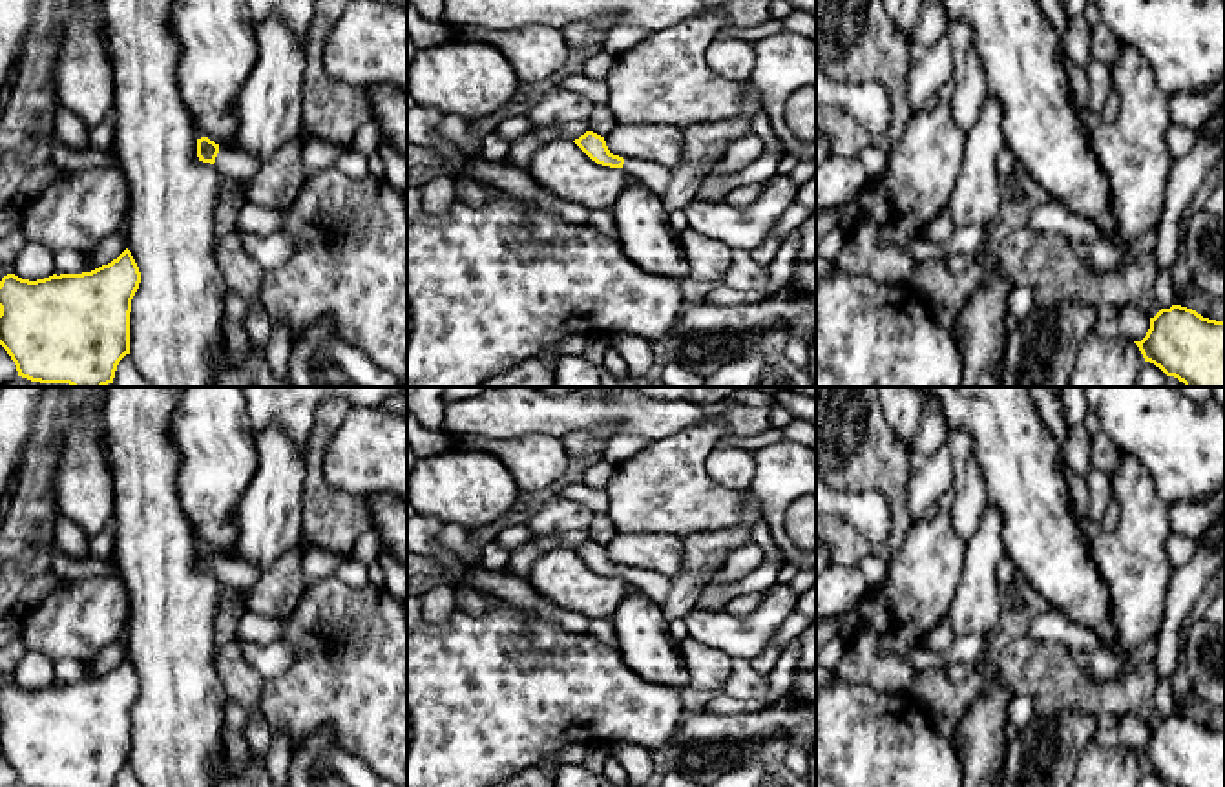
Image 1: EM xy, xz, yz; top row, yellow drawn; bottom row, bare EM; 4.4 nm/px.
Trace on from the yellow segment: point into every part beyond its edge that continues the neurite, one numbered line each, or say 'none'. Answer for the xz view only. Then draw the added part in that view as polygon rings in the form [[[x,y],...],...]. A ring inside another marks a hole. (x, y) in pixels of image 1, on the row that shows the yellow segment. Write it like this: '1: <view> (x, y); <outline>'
1: xz (654, 176); [[[623,157],[623,170],[635,181],[663,197],[670,186],[672,172],[657,163]]]

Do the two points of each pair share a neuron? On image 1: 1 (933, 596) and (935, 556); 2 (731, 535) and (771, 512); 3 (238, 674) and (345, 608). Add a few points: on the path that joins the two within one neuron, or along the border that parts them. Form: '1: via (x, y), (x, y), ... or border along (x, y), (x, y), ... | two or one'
1: via (933, 587), (933, 565) | one
2: border along (749, 490), (758, 499), (764, 517) | two
3: border along (265, 680), (256, 703) | two

